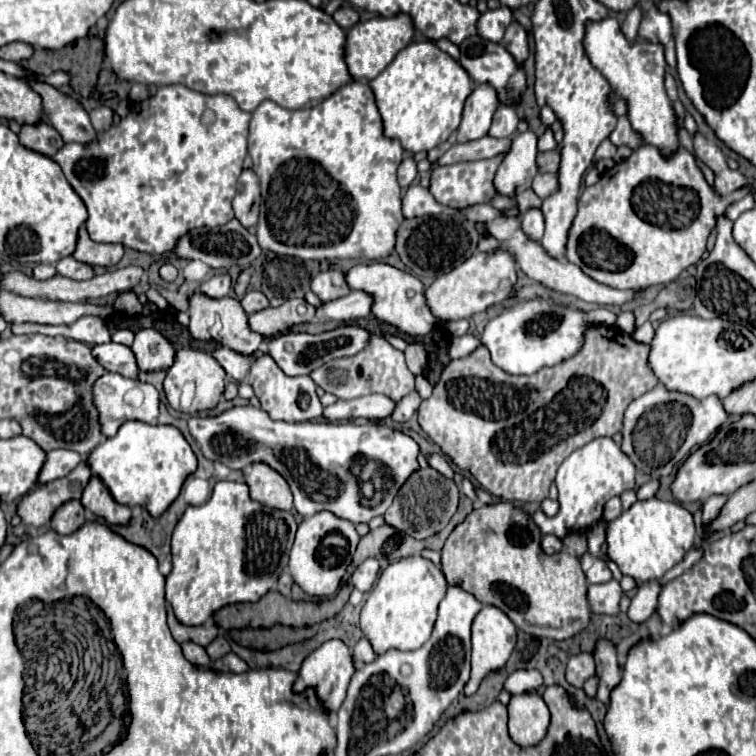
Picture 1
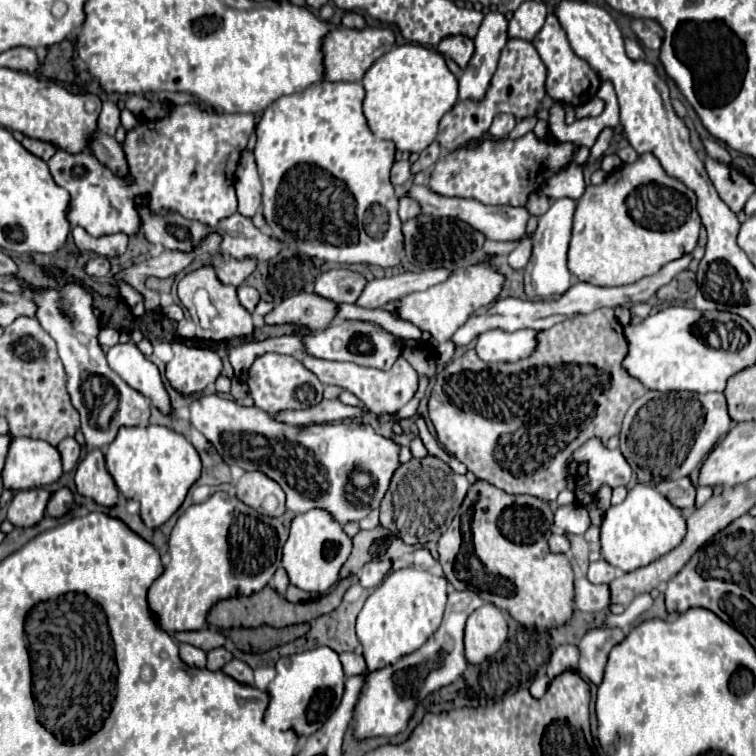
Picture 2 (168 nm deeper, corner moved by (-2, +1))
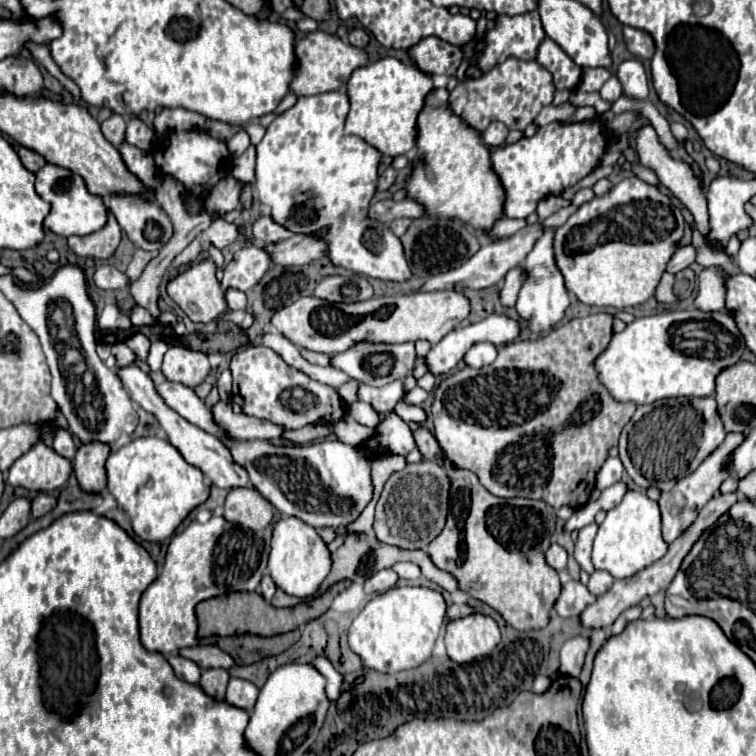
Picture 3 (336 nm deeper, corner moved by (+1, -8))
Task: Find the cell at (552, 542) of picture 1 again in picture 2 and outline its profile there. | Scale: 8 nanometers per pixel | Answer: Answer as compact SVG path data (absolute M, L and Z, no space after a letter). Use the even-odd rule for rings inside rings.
M552 534L548 544L550 544L552 552L568 552L570 550L570 542L568 542L568 538L564 534Z

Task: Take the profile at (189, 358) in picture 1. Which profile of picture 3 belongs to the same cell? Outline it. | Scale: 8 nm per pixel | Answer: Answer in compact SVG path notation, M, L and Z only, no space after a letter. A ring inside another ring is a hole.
M171 345L163 357L161 371L169 381L183 383L187 387L197 387L201 381L205 381L211 367L205 353L181 345Z

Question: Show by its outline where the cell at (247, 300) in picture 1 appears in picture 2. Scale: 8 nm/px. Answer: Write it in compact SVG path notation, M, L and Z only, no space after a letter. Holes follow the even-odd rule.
M238 286L238 300L248 312L254 312L256 304L260 302L260 292L250 286Z

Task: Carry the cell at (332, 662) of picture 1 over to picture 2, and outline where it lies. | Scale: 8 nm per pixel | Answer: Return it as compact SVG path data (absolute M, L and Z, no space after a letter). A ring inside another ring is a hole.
M320 646L302 654L284 656L276 662L276 678L268 686L270 706L266 710L266 724L274 728L294 728L300 736L314 734L324 720L338 708L344 694L344 668L338 652L328 646Z

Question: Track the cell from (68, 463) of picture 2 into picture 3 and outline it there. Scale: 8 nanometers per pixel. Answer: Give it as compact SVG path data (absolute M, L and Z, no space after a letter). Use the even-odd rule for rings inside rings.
M57 429L55 437L53 437L53 445L51 445L59 455L67 457L67 459L73 459L75 457L75 441L73 441L73 435L67 431L67 429Z

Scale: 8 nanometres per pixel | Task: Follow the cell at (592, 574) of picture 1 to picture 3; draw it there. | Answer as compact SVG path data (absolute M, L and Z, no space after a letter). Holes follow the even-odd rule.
M595 571L593 575L591 575L591 579L589 579L589 583L587 583L587 589L593 593L593 595L601 595L601 593L605 593L607 589L609 589L609 585L613 585L613 577L609 575L609 573L605 573L605 571Z

